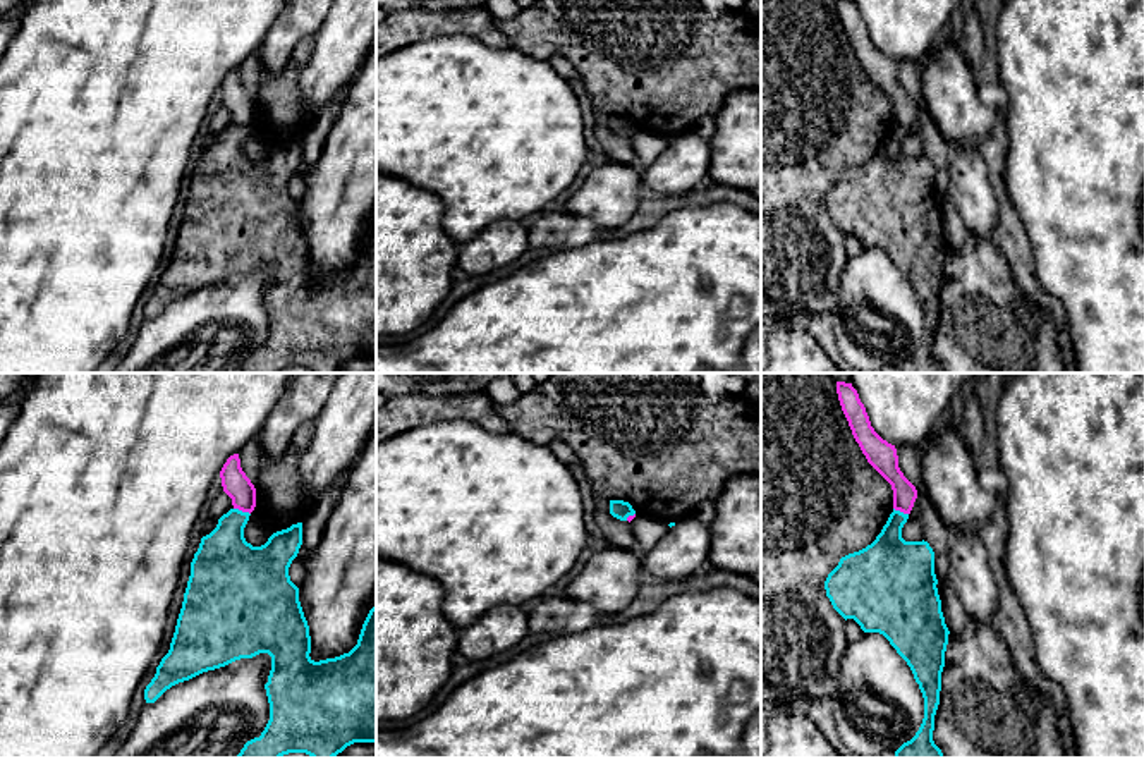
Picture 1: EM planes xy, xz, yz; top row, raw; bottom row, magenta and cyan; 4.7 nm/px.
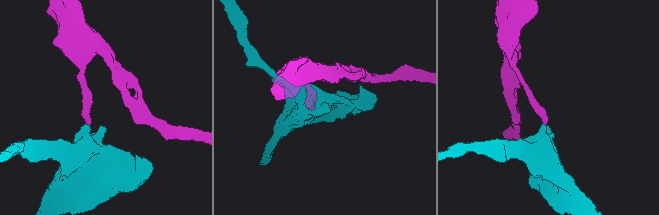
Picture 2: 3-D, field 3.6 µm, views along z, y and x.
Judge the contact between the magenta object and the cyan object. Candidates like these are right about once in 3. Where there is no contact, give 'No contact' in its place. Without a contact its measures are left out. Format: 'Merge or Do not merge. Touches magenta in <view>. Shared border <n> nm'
Do not merge. Touches magenta in xy. Shared border 90 nm

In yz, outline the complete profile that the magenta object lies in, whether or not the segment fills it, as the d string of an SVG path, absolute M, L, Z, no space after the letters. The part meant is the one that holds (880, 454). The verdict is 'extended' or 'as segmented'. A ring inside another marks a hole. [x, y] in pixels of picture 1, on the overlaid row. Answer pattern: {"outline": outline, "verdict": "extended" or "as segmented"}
{"outline": "M837 382L837 394L852 435L867 462L891 485L893 509L910 514L917 498L917 490L900 471L895 445L888 443L874 431L852 383Z", "verdict": "as segmented"}

